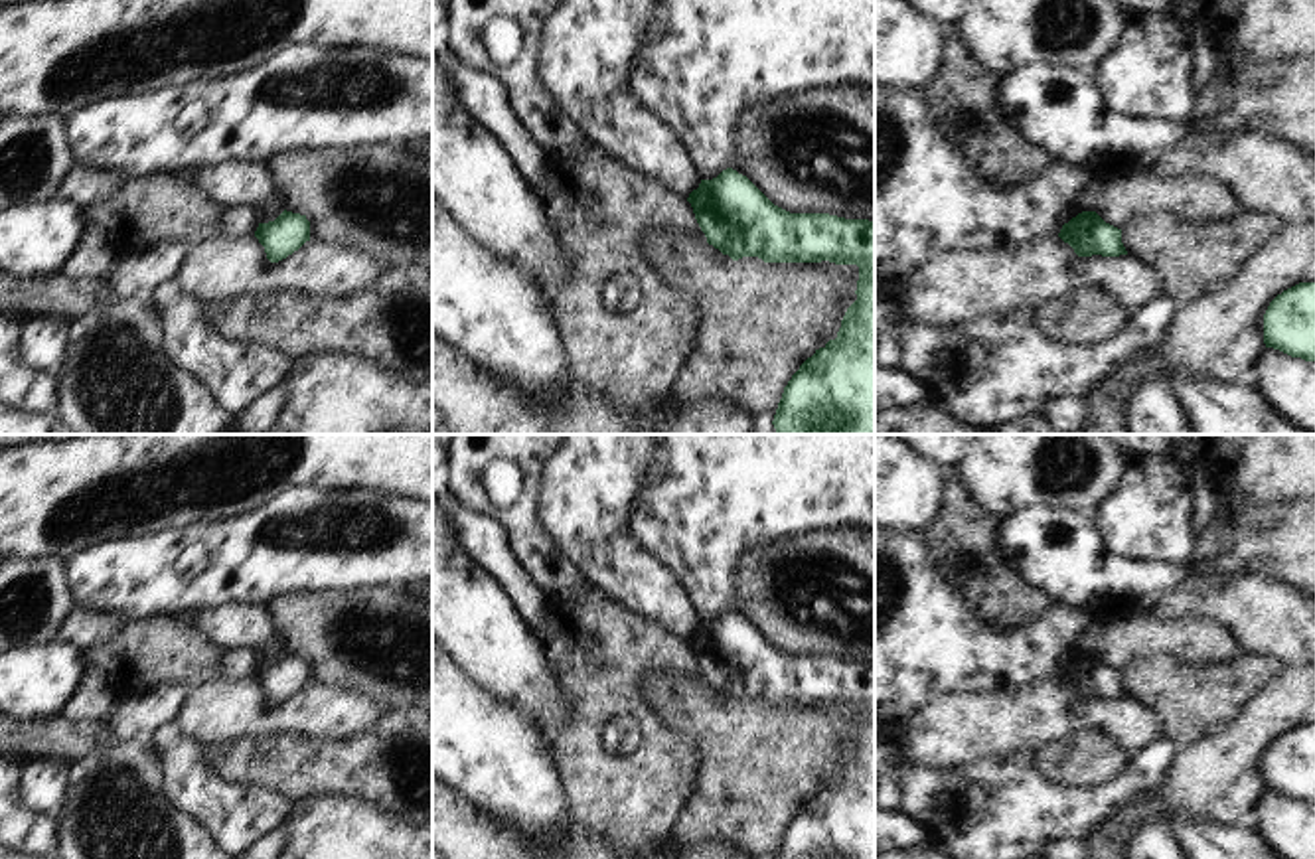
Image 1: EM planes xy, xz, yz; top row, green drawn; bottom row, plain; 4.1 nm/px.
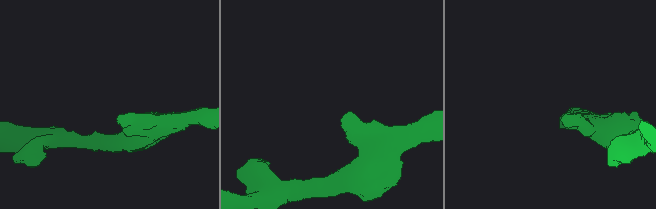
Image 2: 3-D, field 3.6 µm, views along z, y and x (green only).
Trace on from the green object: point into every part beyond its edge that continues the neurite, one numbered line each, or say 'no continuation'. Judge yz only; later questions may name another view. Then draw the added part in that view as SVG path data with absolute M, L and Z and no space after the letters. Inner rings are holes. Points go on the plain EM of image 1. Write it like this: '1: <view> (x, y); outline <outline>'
no continuation

